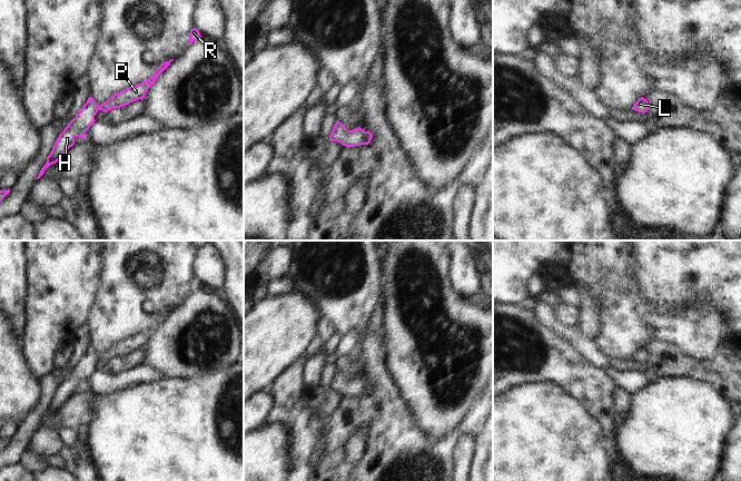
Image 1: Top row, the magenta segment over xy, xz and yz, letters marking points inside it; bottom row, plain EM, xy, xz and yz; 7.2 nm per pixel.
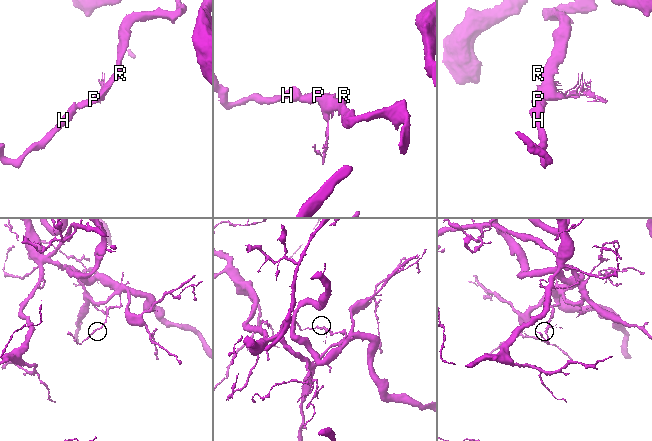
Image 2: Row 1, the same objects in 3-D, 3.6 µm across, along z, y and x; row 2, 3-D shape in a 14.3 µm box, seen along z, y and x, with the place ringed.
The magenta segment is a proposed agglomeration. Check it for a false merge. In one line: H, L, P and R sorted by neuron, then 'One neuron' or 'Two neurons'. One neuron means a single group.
Groups: H L P R. One neuron.

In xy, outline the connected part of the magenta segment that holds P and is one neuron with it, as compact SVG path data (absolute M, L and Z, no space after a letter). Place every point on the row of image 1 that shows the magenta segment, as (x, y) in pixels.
M174 59L161 63L154 75L146 81L137 84L125 90L112 95L107 101L97 105L93 98L89 97L76 117L68 124L63 131L57 138L50 155L47 157L46 165L41 168L37 179L39 179L45 170L52 164L56 164L62 155L75 145L75 138L85 138L86 131L96 121L95 116L99 110L105 112L129 105L138 99L144 99L150 86L156 81L157 77L170 65Z

